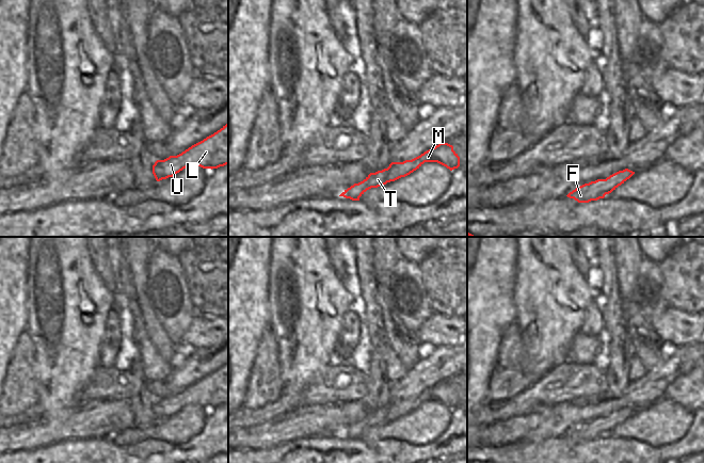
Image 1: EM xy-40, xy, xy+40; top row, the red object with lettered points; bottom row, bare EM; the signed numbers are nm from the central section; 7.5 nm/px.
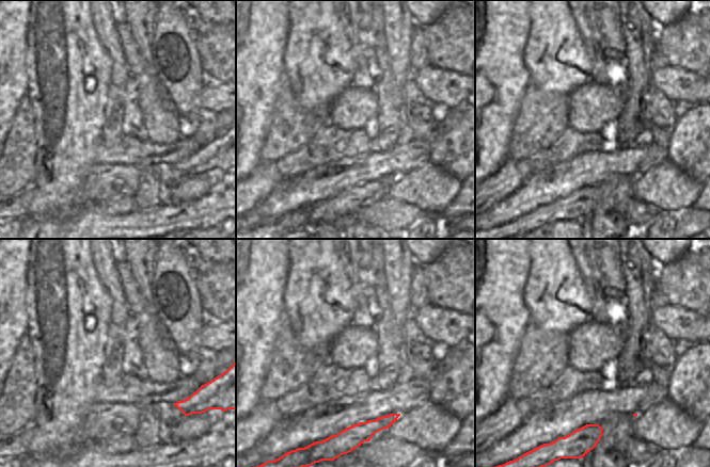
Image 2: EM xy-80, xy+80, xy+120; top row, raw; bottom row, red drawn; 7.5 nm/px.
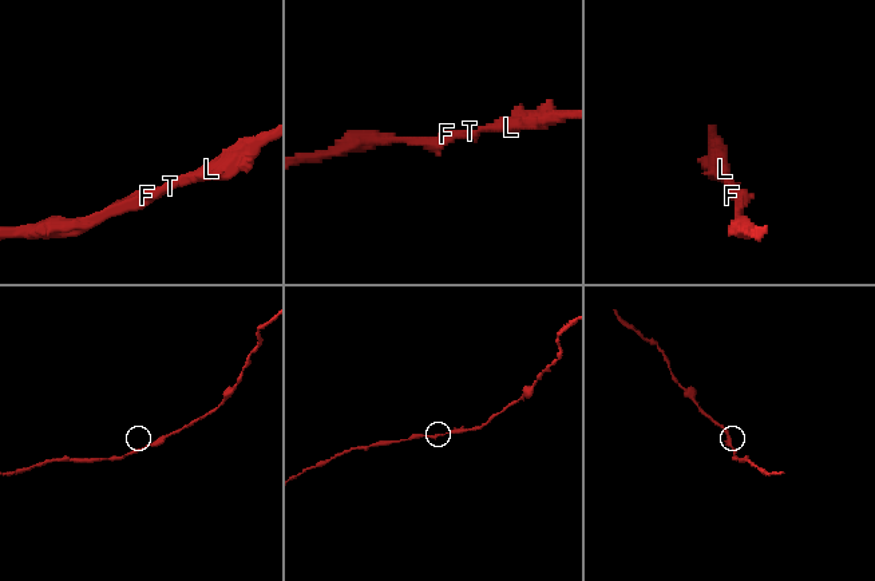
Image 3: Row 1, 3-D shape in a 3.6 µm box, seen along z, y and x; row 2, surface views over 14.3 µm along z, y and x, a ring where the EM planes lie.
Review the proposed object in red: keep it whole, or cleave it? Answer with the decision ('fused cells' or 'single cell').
single cell

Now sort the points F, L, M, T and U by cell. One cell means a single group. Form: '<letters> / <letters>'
F L M T U

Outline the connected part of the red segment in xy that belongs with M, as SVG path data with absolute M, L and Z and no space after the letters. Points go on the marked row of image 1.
M443 142L412 160L391 162L387 169L370 173L363 181L354 183L339 196L359 201L359 197L367 190L405 177L419 169L425 162L437 162L452 171L460 166L460 157L453 150L452 145Z

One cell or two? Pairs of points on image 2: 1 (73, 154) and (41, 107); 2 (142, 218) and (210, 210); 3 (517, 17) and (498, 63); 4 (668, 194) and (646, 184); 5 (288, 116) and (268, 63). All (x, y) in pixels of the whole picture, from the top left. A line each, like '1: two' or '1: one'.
1: one
2: one
3: one
4: one
5: two

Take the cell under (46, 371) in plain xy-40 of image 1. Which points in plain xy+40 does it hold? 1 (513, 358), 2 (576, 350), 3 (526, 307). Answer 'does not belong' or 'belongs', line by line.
1: does not belong
2: does not belong
3: belongs

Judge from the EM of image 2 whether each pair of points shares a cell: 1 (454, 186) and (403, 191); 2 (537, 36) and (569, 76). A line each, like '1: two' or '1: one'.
1: one
2: one

